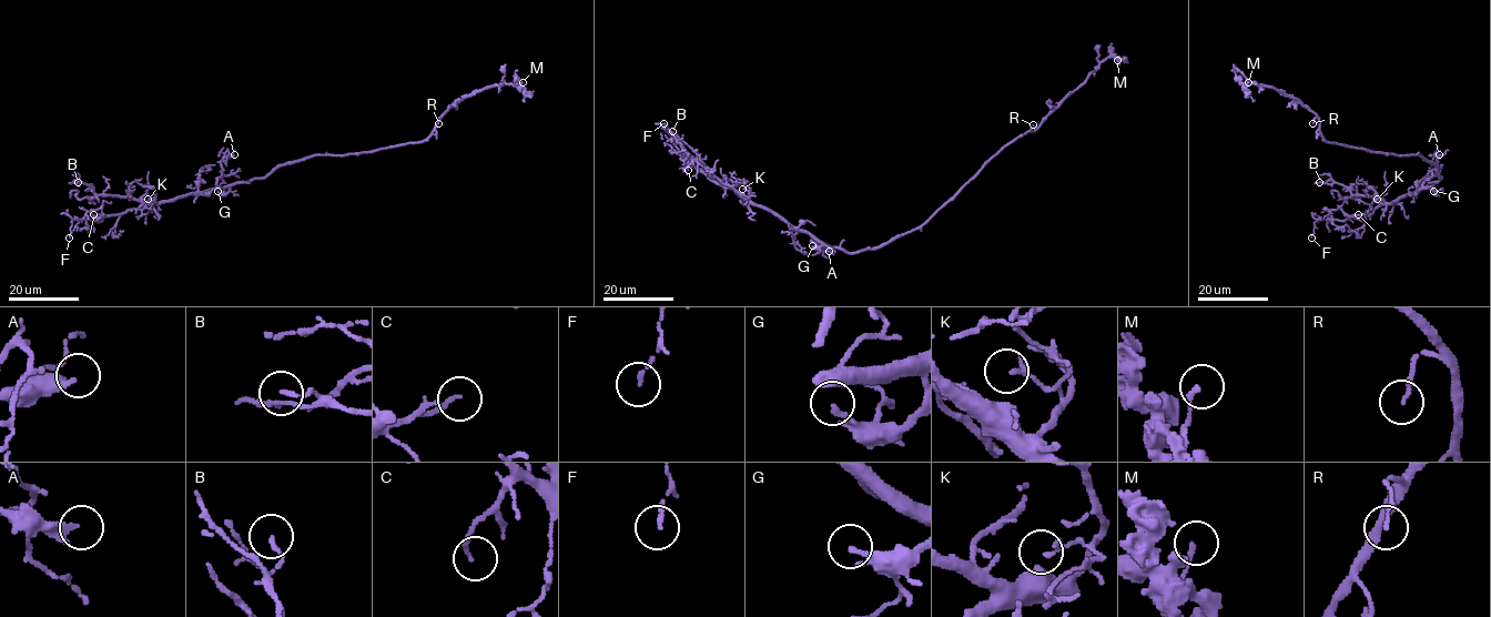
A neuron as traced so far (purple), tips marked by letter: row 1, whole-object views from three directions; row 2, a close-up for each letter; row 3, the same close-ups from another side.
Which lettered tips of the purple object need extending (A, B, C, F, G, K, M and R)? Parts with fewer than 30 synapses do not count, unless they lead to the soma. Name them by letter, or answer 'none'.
none

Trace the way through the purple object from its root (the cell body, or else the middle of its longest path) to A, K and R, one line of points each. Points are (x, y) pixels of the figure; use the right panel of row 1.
A: (1424, 158), (1437, 167), (1440, 179), (1433, 185), (1423, 188), (1439, 154)
K: (1424, 158), (1437, 167), (1440, 178), (1433, 185), (1393, 202), (1377, 199)
R: (1424, 158), (1330, 143), (1319, 132), (1319, 120), (1316, 118), (1312, 123)

